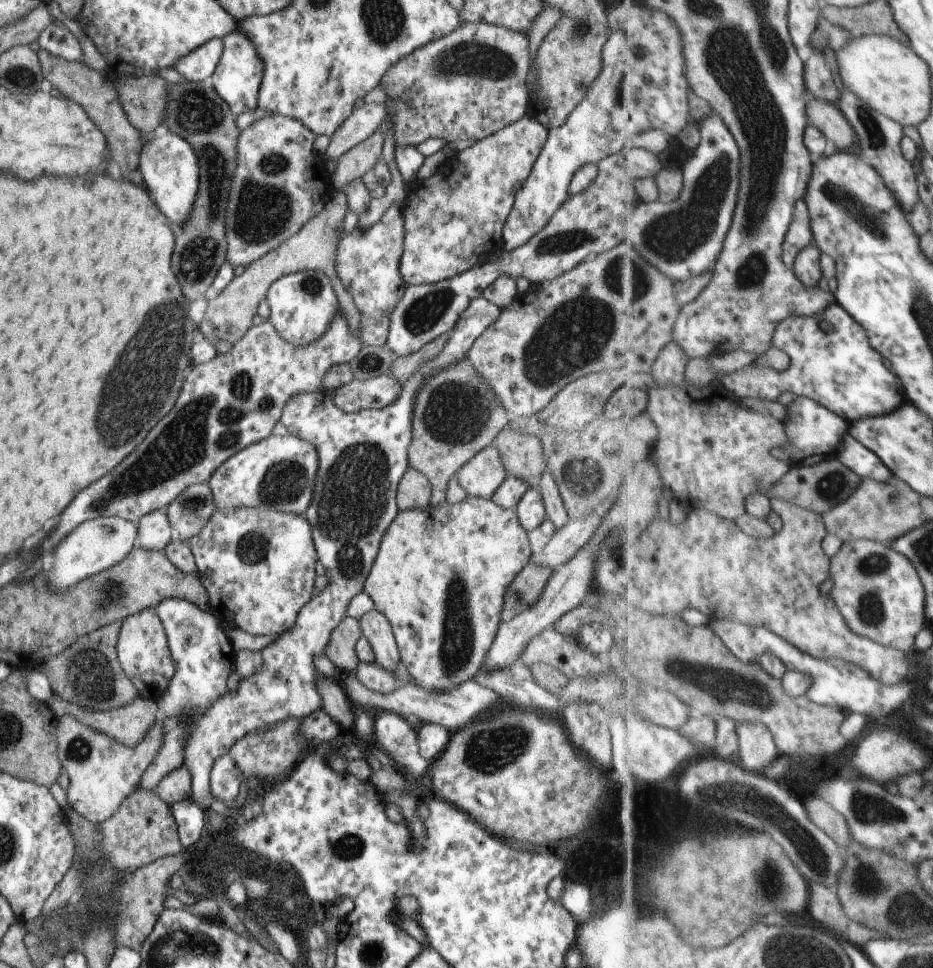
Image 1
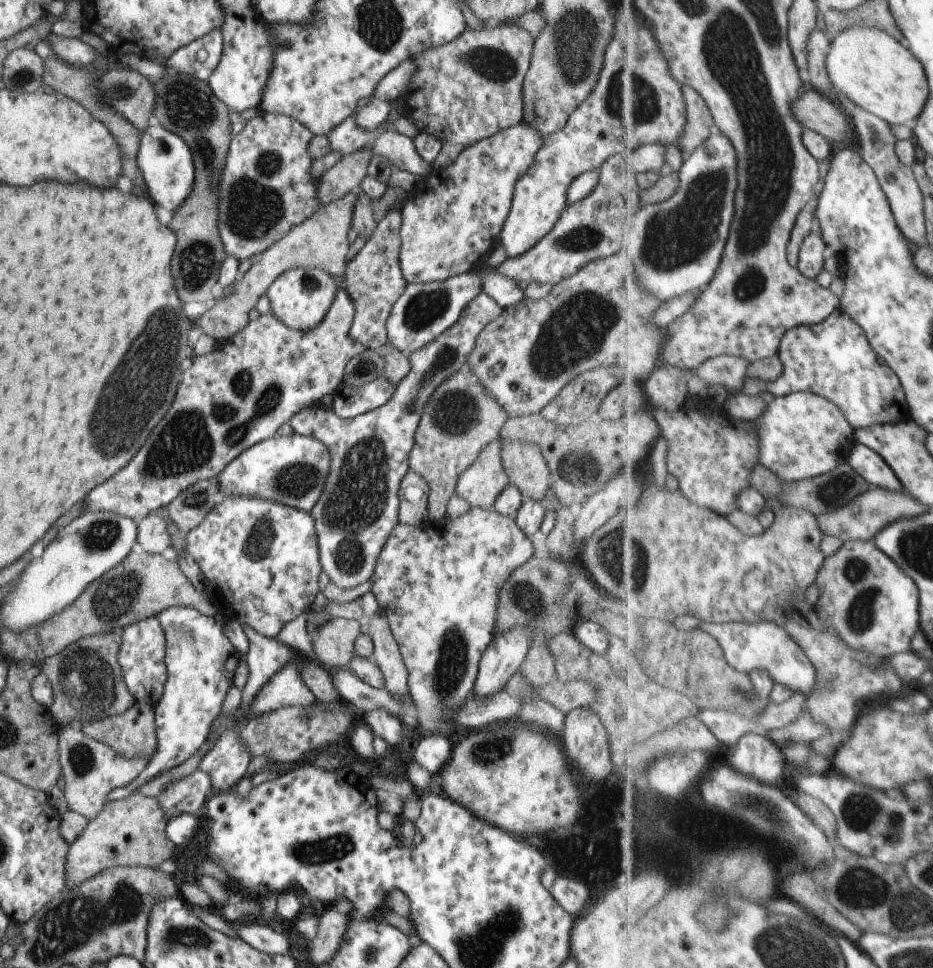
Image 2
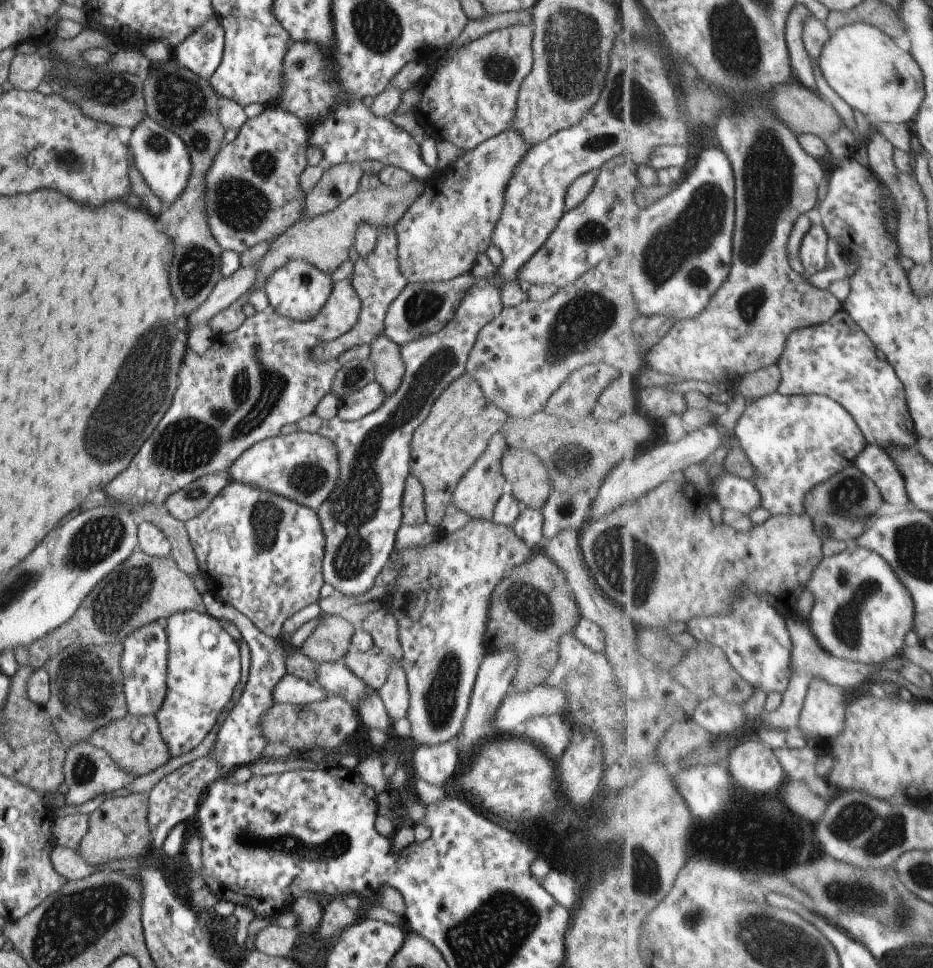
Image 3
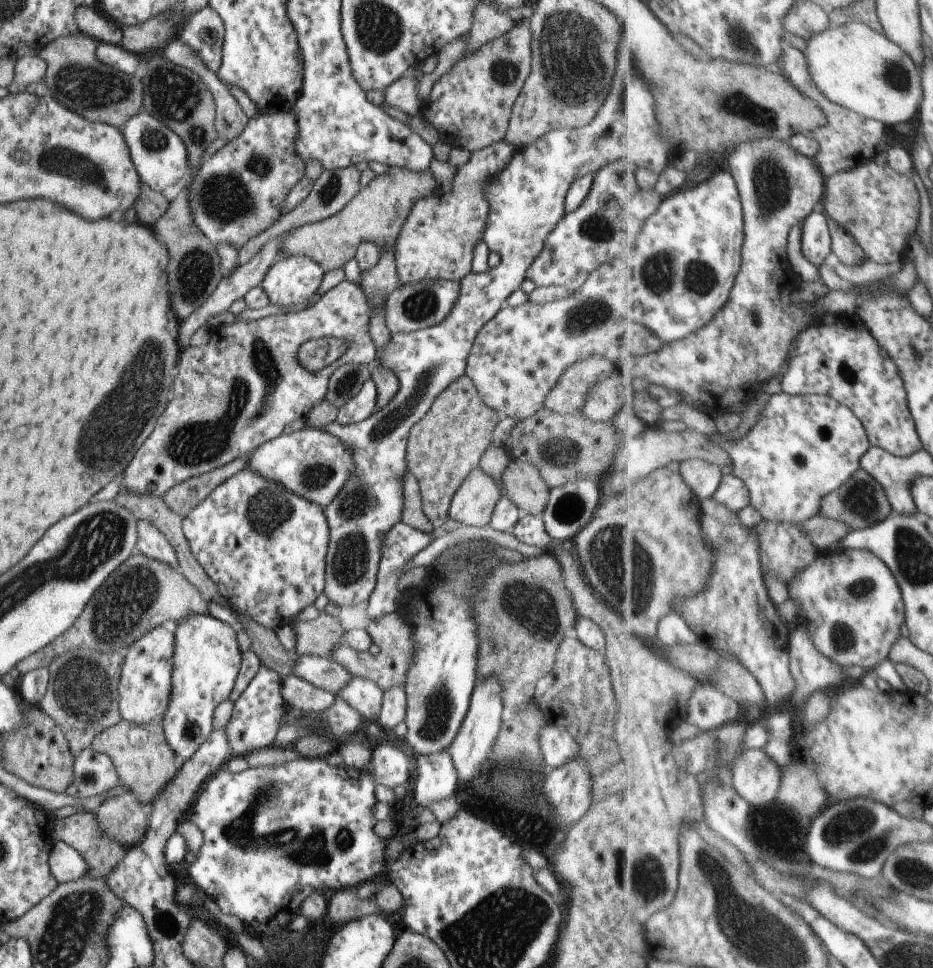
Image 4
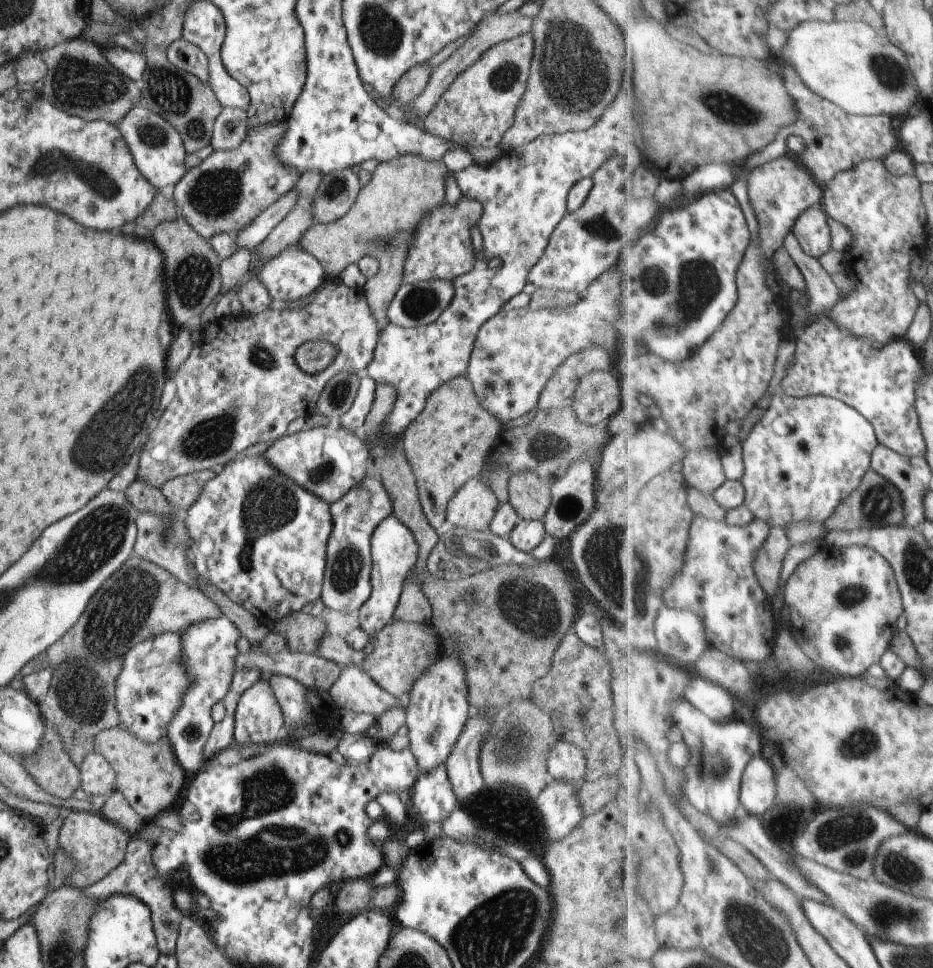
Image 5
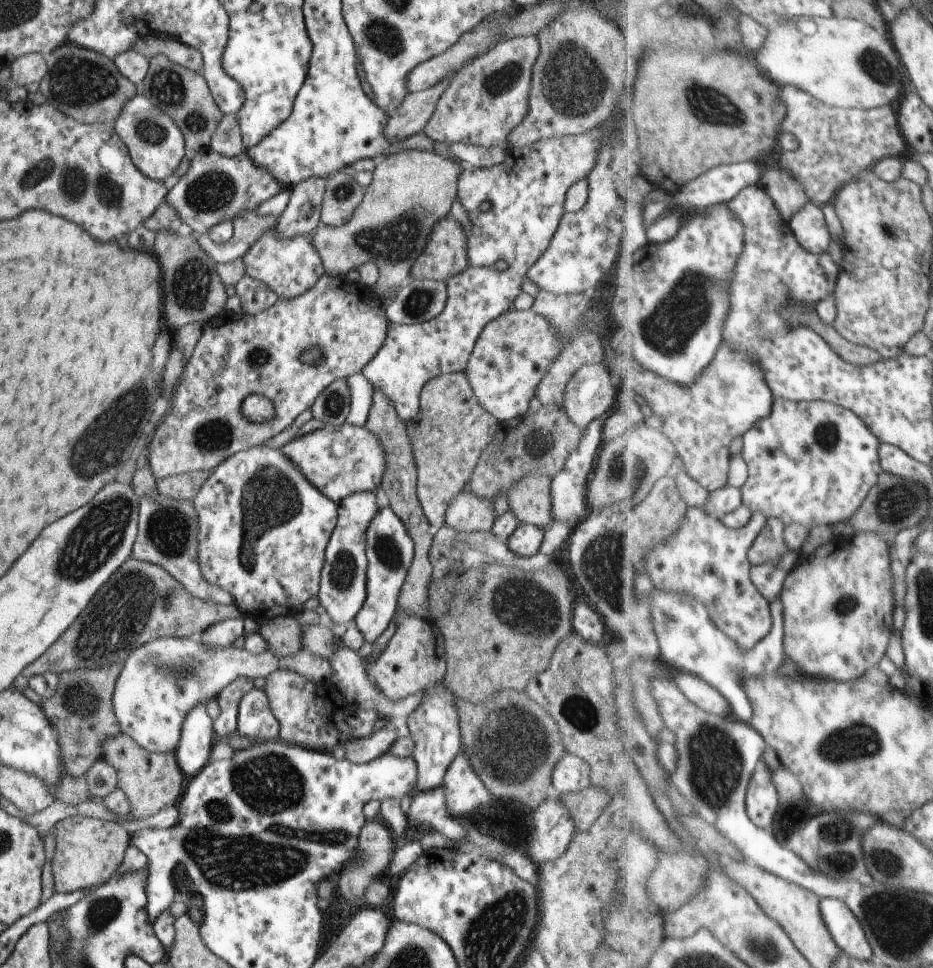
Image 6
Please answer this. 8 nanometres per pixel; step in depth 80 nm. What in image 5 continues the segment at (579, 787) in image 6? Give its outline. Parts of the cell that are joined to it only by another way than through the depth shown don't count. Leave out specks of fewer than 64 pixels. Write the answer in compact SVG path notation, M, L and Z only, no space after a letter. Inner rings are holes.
M557 738L554 745L546 752L546 772L548 780L563 779L571 781L576 788L589 773L585 768L585 758L581 749L567 741Z

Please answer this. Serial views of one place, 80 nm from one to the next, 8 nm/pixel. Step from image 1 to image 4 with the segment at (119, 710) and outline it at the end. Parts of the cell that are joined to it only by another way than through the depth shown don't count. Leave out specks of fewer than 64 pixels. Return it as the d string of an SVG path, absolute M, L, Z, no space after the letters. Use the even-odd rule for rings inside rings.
M121 719L113 726L107 727L94 736L90 747L106 754L113 764L118 784L129 788L129 793L135 793L142 806L148 808L155 795L159 794L167 783L176 775L180 761L169 748L162 733L159 721L149 721L142 726L136 726Z

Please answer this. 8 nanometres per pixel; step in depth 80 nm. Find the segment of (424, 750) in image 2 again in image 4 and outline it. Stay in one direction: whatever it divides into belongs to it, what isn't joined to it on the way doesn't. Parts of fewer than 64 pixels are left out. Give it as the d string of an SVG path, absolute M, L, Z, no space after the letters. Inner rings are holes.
M448 749L413 757L417 765L413 784L416 803L428 808L431 801L454 798L459 782Z

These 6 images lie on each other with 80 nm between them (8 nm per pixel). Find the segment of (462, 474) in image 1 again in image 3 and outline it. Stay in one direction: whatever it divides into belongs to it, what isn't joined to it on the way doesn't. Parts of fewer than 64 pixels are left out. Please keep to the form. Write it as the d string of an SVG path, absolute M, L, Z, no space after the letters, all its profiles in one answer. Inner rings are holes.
M499 430L491 436L485 450L463 473L463 476L455 485L451 502L459 510L466 512L471 519L490 519L499 495L506 491L507 482L500 469L500 456L503 454L505 447L505 441L501 436L501 430Z

